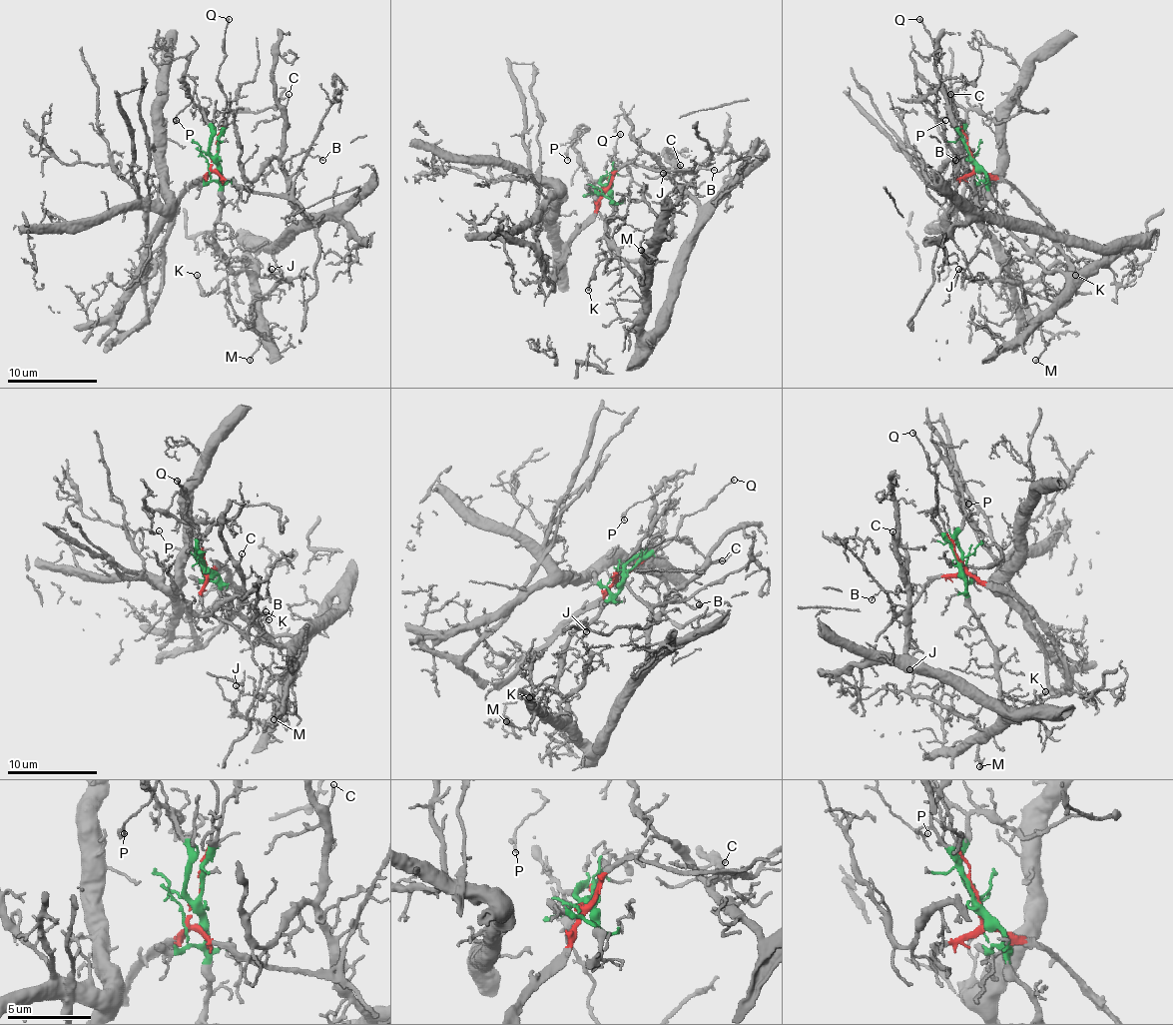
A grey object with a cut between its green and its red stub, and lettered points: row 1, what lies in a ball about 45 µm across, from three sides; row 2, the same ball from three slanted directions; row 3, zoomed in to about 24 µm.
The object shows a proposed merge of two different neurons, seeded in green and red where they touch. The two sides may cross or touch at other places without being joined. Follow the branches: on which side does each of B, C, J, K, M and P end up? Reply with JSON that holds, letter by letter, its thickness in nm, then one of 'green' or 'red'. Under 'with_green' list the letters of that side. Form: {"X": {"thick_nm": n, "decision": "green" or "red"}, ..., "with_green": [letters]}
{"B": {"thick_nm": 100, "decision": "red"}, "C": {"thick_nm": 130, "decision": "green"}, "J": {"thick_nm": 130, "decision": "green"}, "K": {"thick_nm": 190, "decision": "green"}, "M": {"thick_nm": 170, "decision": "green"}, "P": {"thick_nm": 150, "decision": "green"}, "with_green": ["C", "J", "K", "M", "P"]}

